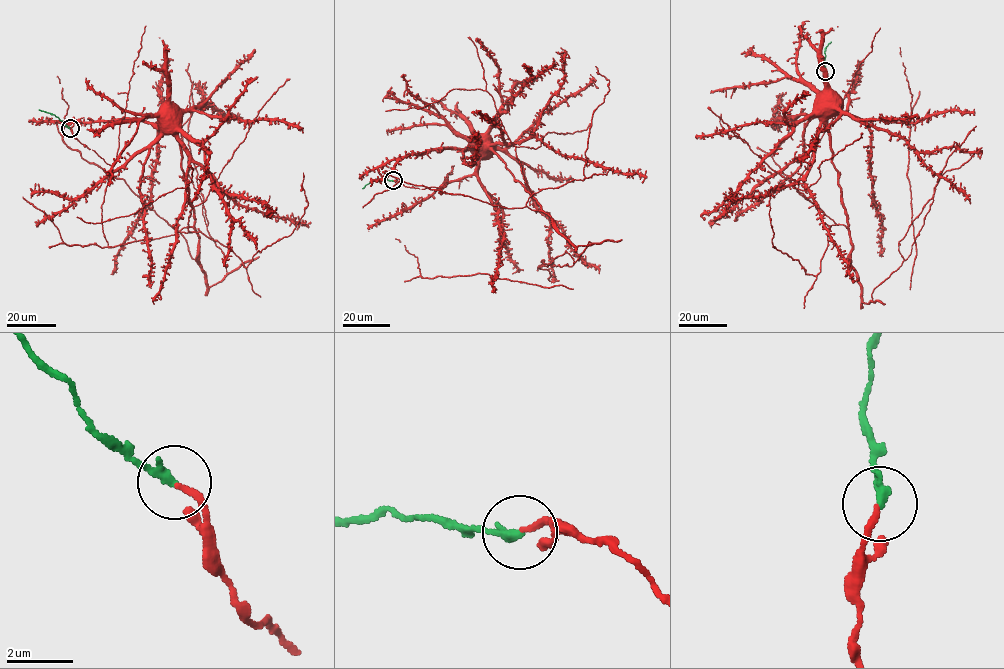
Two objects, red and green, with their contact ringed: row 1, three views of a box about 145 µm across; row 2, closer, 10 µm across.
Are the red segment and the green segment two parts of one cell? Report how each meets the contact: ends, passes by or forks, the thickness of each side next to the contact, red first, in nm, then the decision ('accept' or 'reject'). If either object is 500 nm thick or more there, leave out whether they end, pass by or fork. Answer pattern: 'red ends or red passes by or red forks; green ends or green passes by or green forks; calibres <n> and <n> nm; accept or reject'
red ends; green ends; calibres 180 and 280 nm; accept

